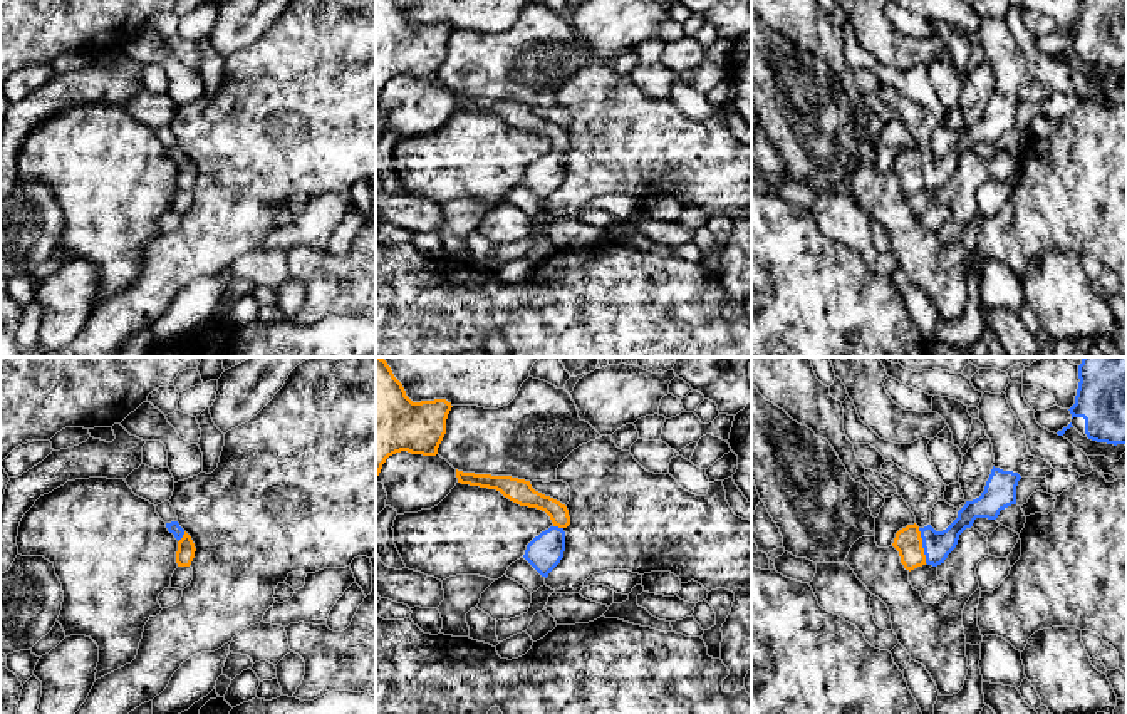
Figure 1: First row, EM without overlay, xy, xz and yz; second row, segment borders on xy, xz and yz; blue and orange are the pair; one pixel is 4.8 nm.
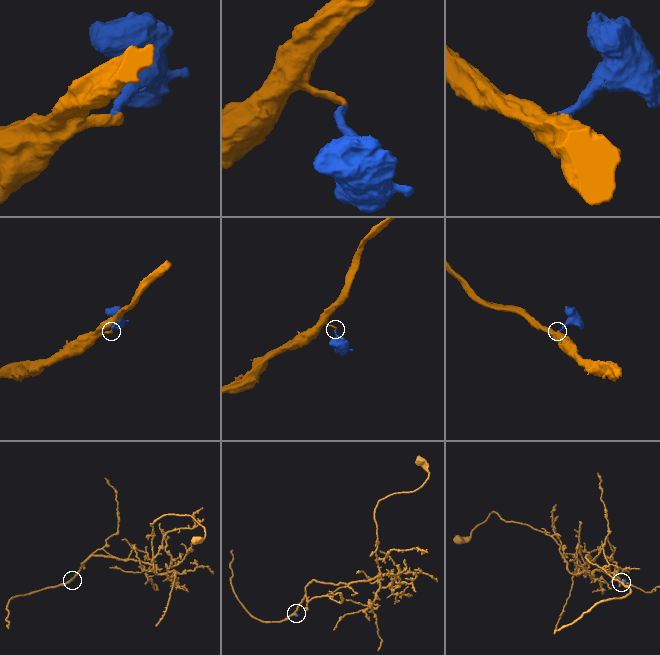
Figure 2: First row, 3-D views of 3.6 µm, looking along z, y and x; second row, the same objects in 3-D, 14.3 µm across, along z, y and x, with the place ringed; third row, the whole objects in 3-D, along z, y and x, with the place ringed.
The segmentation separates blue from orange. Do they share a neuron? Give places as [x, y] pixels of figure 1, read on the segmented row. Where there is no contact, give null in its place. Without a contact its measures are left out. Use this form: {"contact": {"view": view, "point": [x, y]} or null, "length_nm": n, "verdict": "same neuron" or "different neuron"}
{"contact": {"view": "yz", "point": [923, 545]}, "length_nm": 170, "verdict": "same neuron"}

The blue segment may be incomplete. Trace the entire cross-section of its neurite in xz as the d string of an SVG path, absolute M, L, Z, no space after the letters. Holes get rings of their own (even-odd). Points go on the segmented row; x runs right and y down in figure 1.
M456 469L458 483L500 491L510 501L545 511L552 526L535 536L525 550L523 558L542 575L548 573L560 563L565 551L565 528L570 525L569 510L560 501L535 491L530 481L512 476L491 476L463 473Z

